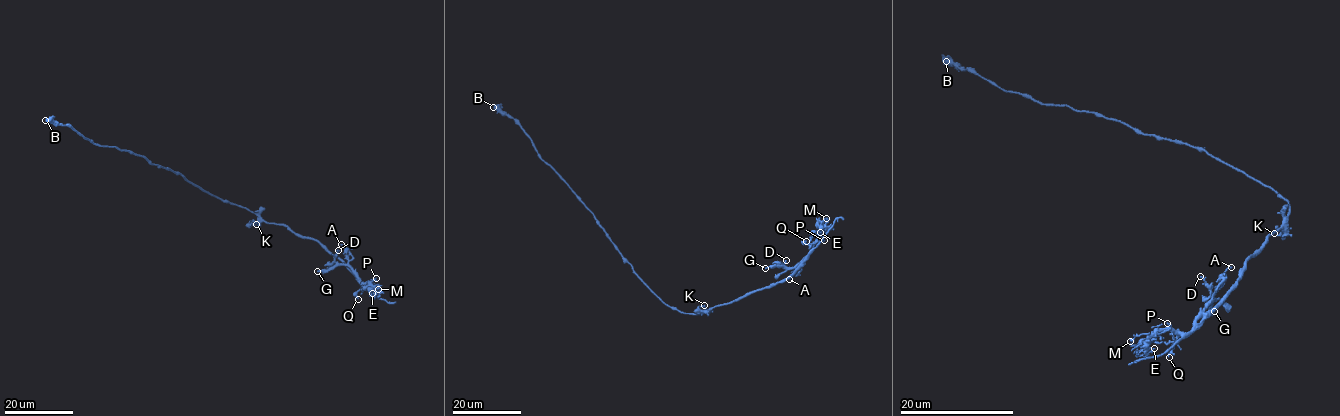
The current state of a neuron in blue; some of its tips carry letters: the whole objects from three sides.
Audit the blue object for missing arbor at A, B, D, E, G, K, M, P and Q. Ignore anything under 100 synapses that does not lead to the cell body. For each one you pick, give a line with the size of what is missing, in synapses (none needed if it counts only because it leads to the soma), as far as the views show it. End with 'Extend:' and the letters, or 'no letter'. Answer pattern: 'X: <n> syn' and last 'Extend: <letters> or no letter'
Extend: no letter

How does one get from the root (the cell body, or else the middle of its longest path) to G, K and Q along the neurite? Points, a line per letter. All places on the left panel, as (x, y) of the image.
G: (206, 192), (246, 207), (267, 222), (281, 224), (301, 236), (320, 242), (353, 271), (347, 265), (317, 271)
K: (206, 192), (253, 212), (258, 219), (249, 222), (254, 220), (256, 224)
Q: (206, 192), (246, 207), (267, 222), (281, 224), (301, 236), (320, 242), (362, 284), (356, 294), (358, 299)

